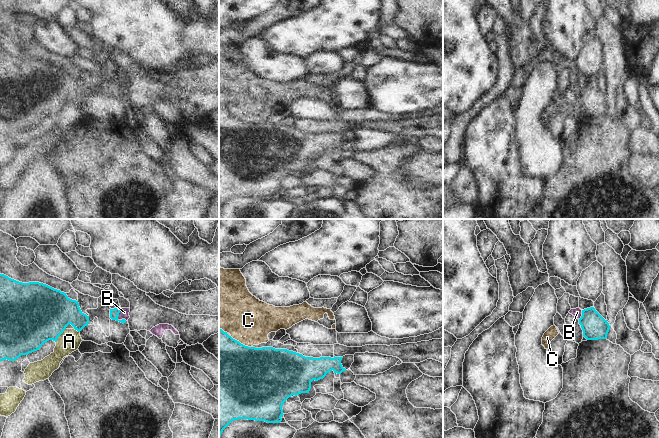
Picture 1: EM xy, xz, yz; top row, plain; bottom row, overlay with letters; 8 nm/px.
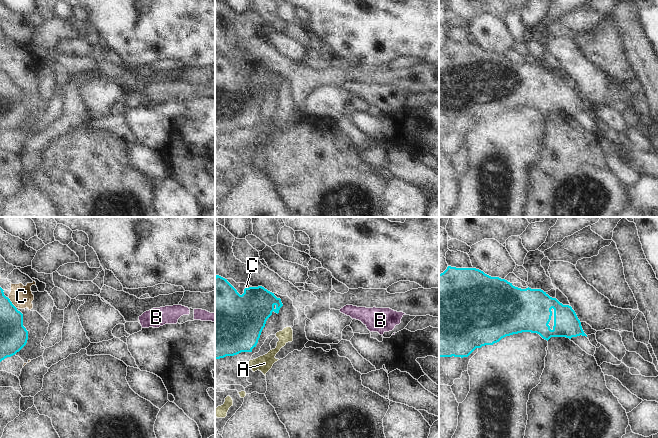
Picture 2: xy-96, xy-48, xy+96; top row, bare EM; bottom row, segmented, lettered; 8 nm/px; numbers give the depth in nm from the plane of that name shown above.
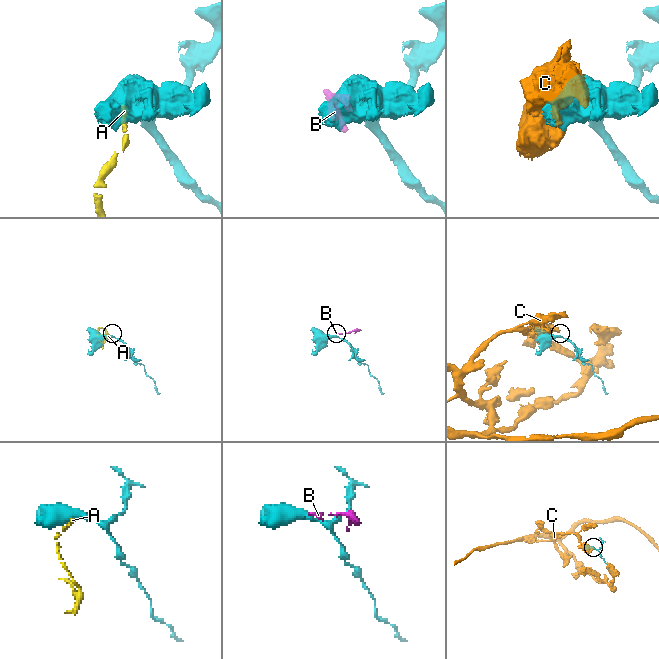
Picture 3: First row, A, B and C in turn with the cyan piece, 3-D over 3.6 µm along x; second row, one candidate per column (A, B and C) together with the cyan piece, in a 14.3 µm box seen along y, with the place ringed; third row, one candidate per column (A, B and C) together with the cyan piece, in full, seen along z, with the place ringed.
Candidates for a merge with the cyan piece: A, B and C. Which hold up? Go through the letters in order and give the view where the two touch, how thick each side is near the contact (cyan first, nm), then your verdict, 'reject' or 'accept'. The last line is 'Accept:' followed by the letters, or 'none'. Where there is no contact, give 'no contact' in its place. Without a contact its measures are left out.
A: meets cyan in xy; 480 nm thick on the cyan side, 180 nm on the other; reject
B: meets cyan in xy; 80 nm thick on the cyan side, 80 nm on the other; accept
C: meets cyan in xz; 500 nm thick on the cyan side, 380 nm on the other; reject
Accept: B

